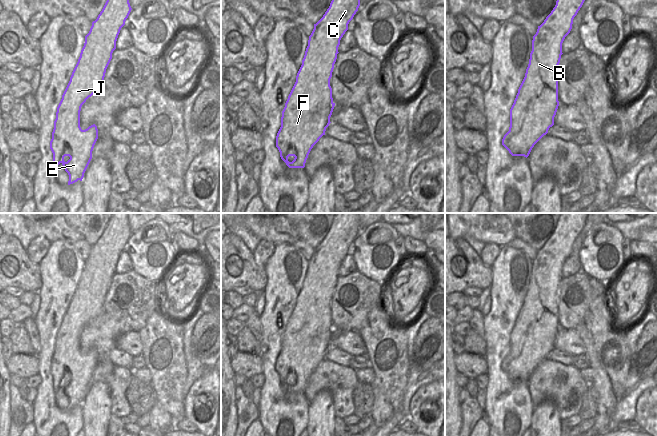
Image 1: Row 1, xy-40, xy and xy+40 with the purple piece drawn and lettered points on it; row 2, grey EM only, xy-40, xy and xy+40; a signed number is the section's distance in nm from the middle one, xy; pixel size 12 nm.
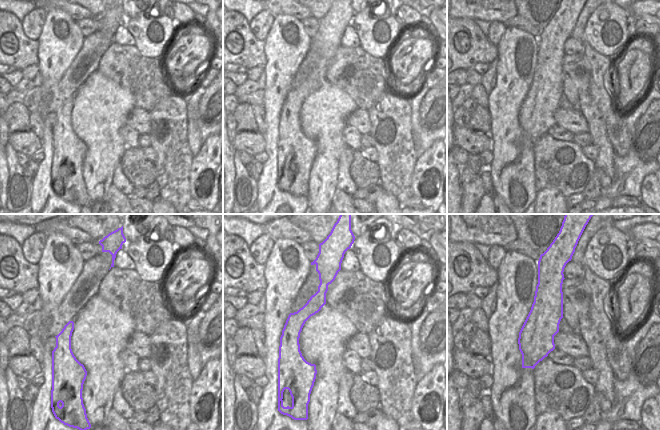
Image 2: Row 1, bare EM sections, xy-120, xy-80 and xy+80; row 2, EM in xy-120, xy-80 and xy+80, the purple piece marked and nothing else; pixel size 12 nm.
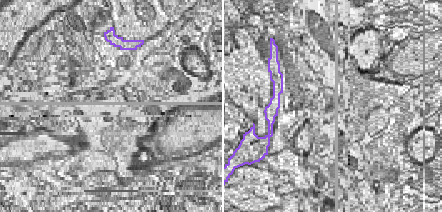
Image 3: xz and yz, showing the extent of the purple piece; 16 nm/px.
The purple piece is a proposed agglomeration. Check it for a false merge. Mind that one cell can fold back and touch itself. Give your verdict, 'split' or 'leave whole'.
leave whole

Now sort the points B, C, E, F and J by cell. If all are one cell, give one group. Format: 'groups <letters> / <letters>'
groups B C E F J

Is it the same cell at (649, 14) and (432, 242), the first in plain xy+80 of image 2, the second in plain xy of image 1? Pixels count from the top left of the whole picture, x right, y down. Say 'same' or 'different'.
same

